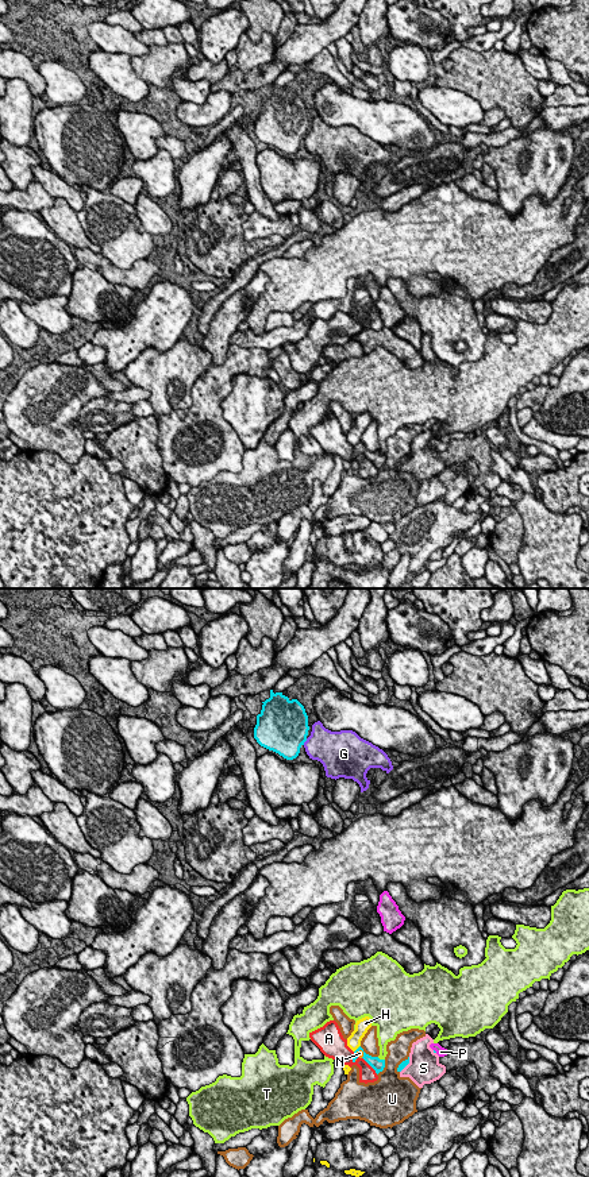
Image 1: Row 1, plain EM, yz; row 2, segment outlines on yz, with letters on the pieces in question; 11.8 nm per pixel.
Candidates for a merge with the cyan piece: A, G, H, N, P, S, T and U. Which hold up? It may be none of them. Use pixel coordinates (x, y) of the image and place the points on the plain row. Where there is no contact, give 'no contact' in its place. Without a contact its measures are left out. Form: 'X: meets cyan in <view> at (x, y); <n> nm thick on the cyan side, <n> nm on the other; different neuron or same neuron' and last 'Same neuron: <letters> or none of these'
A: meets cyan in yz at (369, 459); 140 nm thick on the cyan side, 190 nm on the other; different neuron
G: meets cyan in yz at (305, 135); 480 nm thick on the cyan side, 380 nm on the other; different neuron
H: meets cyan in yz at (357, 444); 130 nm thick on the cyan side, 160 nm on the other; different neuron
N: meets cyan in yz at (358, 446); 140 nm thick on the cyan side, 70 nm on the other; same neuron
P: no contact; different neuron
S: meets cyan in yz at (405, 460); 70 nm thick on the cyan side, 380 nm on the other; different neuron
T: meets cyan in yz at (381, 455); 140 nm thick on the cyan side, 130 nm on the other; different neuron
U: meets cyan in yz at (368, 450); 140 nm thick on the cyan side, 200 nm on the other; different neuron
Same neuron: N

